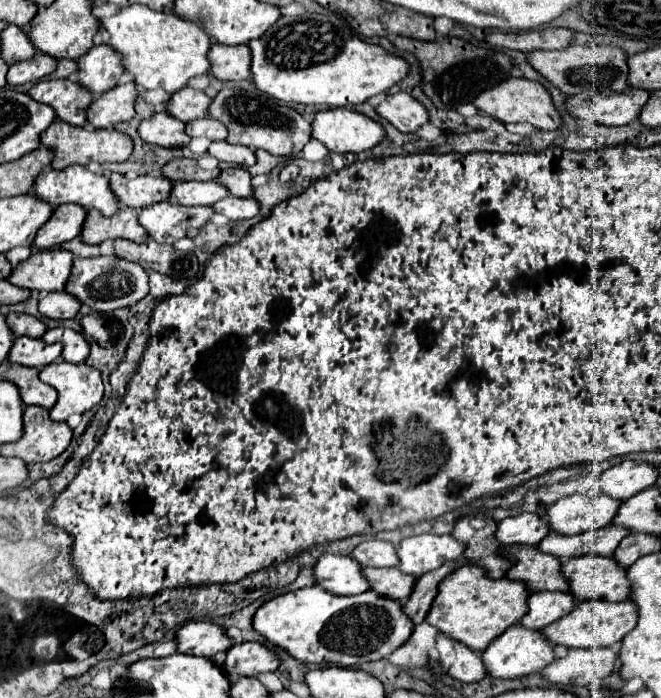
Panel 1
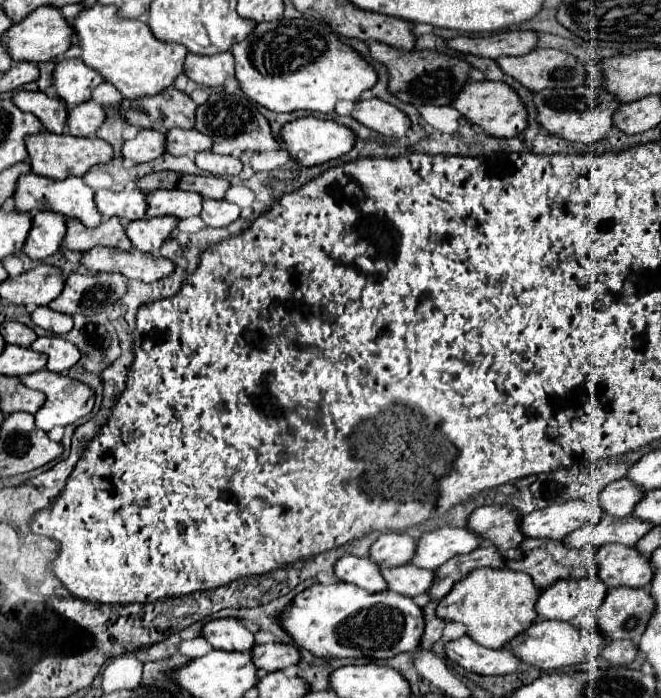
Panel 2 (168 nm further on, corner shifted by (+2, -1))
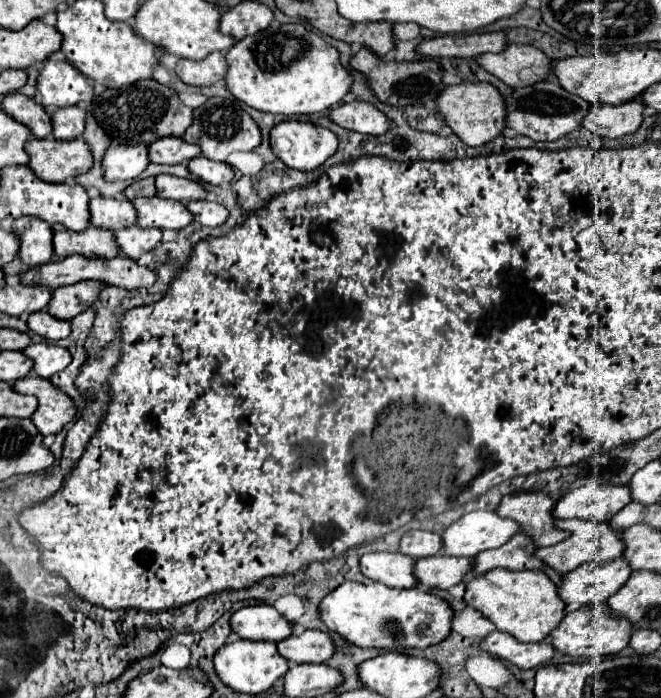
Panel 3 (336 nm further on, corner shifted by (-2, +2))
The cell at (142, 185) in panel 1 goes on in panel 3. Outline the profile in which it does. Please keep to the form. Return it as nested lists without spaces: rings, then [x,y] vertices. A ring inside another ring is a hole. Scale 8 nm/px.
[[[95,198],[89,202],[89,222],[95,228],[117,230],[133,226],[137,220],[137,212],[133,210],[133,202],[127,198]]]

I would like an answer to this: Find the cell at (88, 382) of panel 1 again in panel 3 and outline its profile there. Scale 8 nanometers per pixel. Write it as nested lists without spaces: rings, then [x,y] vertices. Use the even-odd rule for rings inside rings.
[[[25,376],[13,384],[13,390],[37,398],[39,406],[33,412],[31,422],[43,436],[61,432],[63,426],[75,418],[73,400],[67,394],[61,394],[61,390],[57,390],[49,380],[37,376]]]

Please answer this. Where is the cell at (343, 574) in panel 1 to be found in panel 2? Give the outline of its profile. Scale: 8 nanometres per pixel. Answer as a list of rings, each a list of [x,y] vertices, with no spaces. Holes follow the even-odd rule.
[[[345,555],[335,563],[335,577],[343,583],[353,583],[361,589],[367,589],[371,593],[387,589],[379,565],[371,563],[367,557],[355,557],[355,555]]]

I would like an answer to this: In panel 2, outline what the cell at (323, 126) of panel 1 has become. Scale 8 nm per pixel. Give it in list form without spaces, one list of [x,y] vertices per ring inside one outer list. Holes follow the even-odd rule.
[[[307,115],[307,117],[301,117],[301,119],[295,119],[291,123],[287,123],[281,131],[281,137],[287,145],[287,153],[297,159],[299,163],[303,163],[305,167],[309,165],[321,165],[325,161],[331,161],[331,159],[337,159],[345,153],[349,153],[357,141],[357,135],[337,123],[337,121],[331,121],[331,119],[319,119],[319,117],[313,117],[313,115]]]

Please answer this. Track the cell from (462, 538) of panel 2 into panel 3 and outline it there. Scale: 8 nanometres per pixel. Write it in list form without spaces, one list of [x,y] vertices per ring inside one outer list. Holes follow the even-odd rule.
[[[473,510],[443,532],[443,552],[453,548],[461,550],[453,556],[473,558],[483,550],[503,546],[519,530],[521,526],[515,520],[499,516],[495,510]]]

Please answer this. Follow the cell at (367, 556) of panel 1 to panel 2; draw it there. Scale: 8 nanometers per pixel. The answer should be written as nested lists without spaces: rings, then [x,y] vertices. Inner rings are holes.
[[[383,533],[369,549],[369,559],[381,567],[397,567],[413,557],[415,539],[405,533]]]

